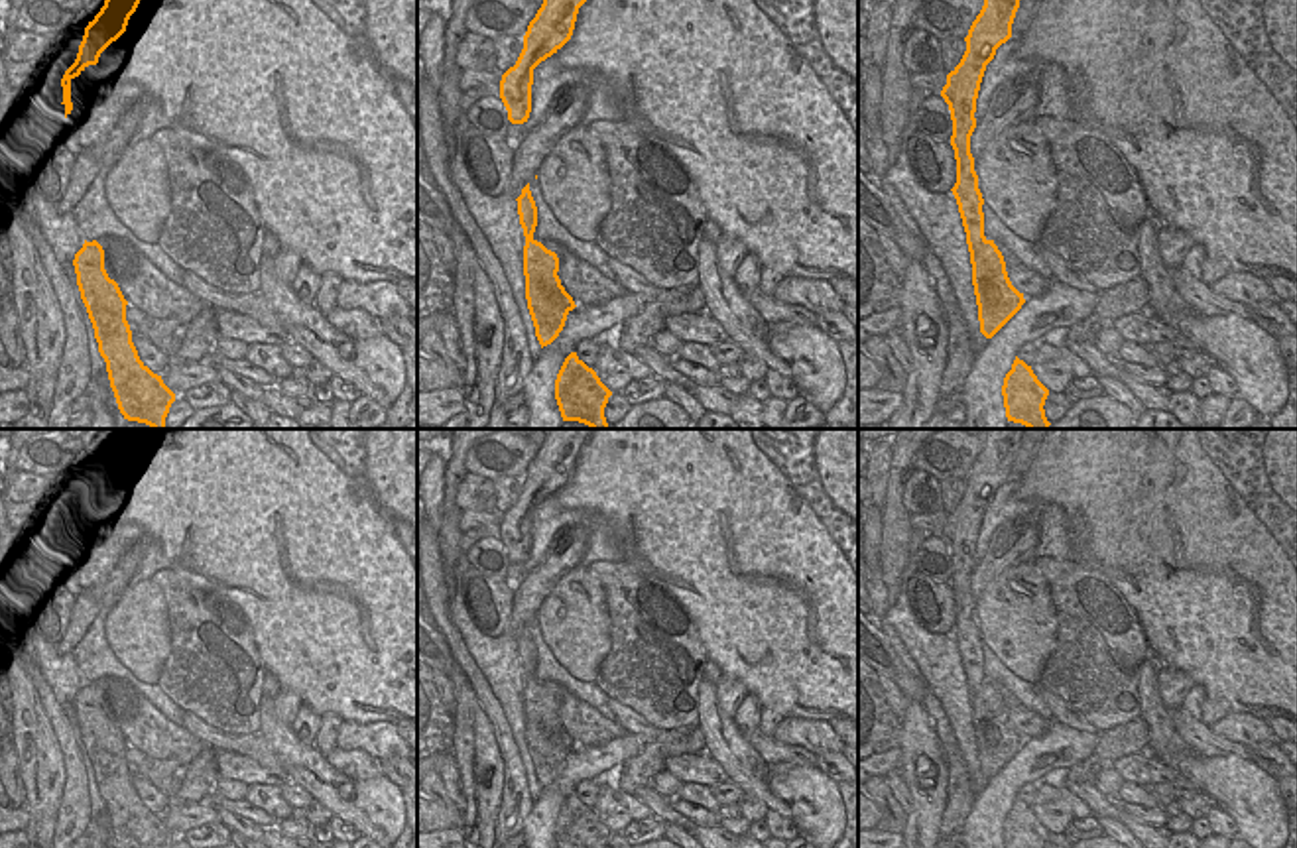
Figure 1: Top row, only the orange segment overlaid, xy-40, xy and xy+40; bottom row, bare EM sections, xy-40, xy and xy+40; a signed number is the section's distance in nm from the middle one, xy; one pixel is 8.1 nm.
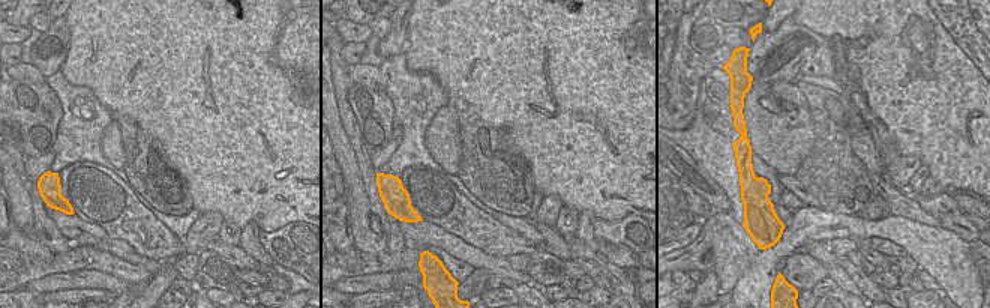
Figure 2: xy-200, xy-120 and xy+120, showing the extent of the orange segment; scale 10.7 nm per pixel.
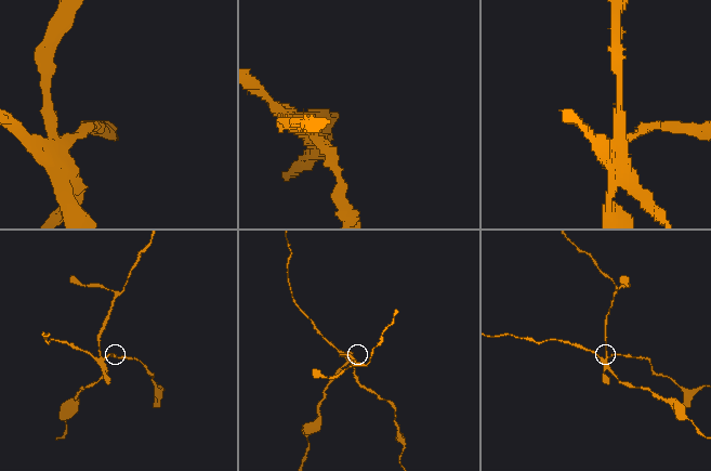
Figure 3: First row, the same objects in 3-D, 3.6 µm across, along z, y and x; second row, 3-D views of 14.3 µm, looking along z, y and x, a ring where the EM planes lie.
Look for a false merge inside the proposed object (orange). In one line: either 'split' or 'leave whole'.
split

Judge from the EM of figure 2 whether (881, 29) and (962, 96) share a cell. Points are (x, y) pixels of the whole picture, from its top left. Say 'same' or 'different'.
same

